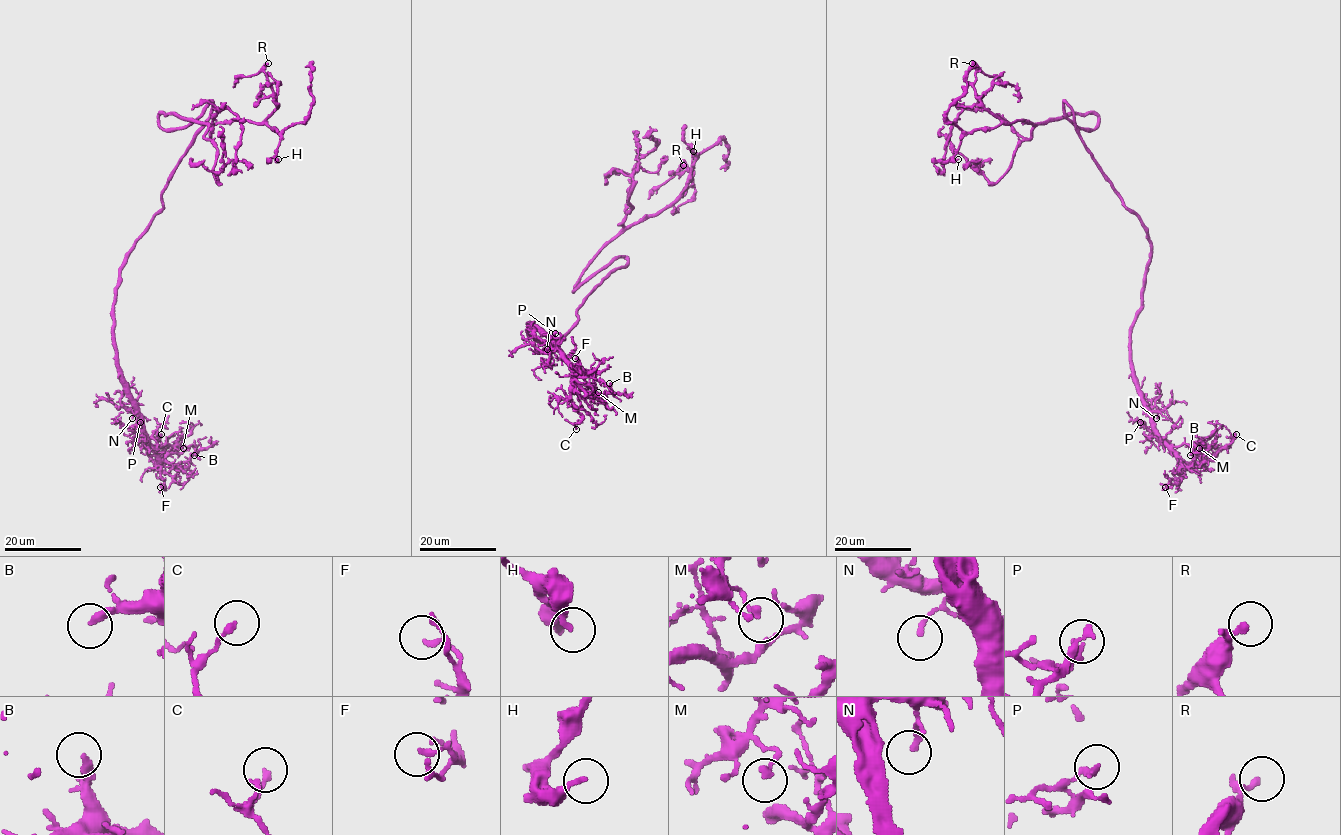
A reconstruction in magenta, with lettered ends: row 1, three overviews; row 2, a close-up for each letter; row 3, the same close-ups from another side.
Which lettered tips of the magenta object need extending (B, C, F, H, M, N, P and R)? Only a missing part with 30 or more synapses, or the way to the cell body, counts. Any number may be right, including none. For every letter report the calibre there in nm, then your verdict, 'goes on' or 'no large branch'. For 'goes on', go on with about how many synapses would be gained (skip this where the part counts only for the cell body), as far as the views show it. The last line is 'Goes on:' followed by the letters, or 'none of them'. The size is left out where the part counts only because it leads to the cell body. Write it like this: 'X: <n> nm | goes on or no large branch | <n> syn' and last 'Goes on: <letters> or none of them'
B: 280 nm | goes on | 50 syn
C: 180 nm | no large branch
F: 150 nm | no large branch
H: 200 nm | no large branch
M: 200 nm | no large branch
N: 170 nm | no large branch
P: 240 nm | no large branch
R: 240 nm | no large branch
Goes on: B

